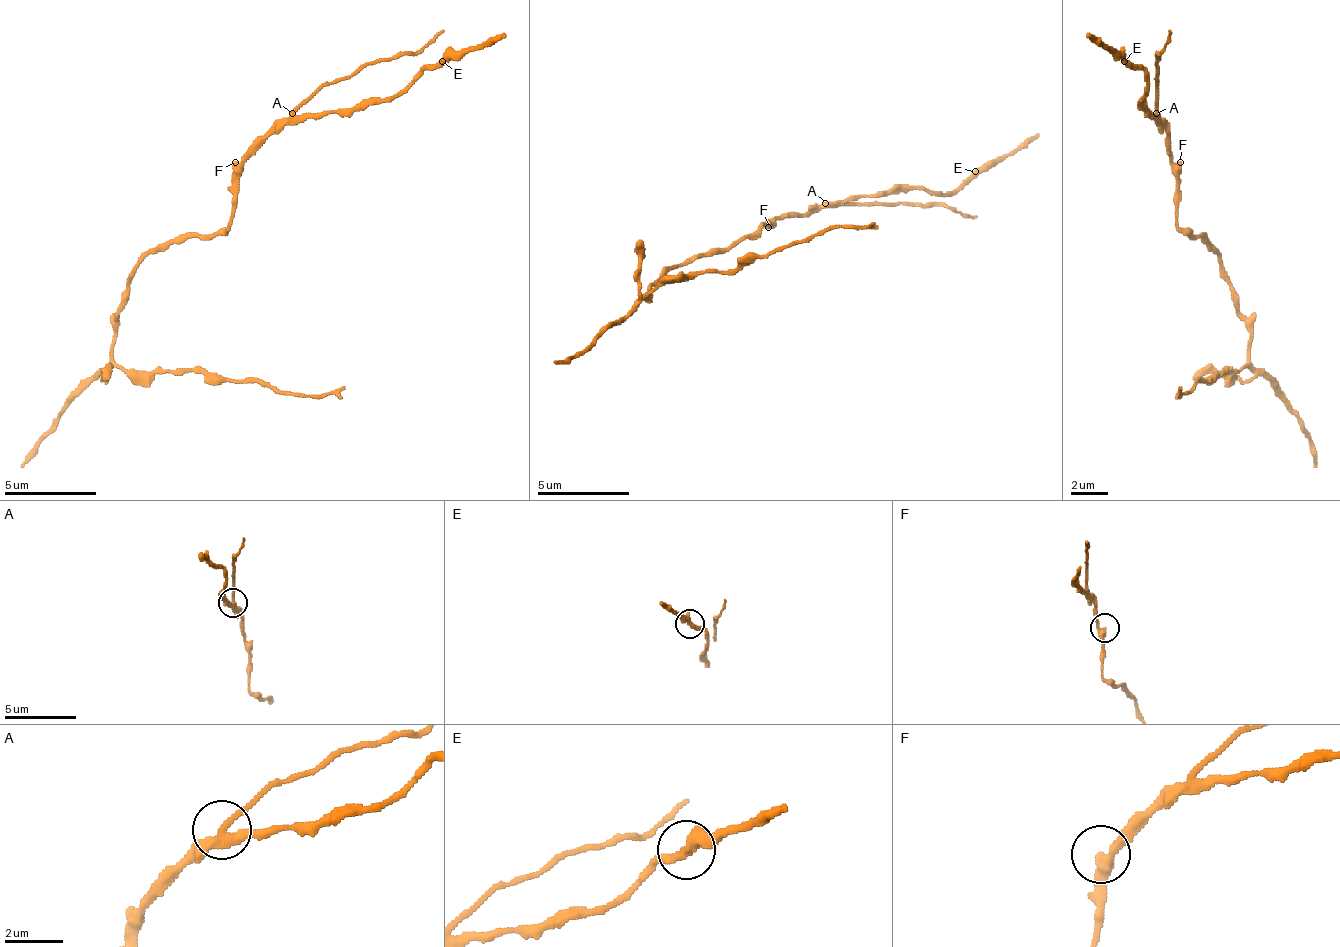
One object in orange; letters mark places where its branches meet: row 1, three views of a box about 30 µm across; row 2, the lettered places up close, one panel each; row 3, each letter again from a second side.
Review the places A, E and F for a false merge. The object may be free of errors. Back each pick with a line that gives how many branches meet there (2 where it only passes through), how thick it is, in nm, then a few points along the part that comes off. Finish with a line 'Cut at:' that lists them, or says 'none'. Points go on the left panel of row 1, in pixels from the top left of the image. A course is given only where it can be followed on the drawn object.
A: 3 branches meet; 280 nm thick; foreign part runs (291, 112), (364, 66), (415, 52), (442, 29)
Cut at: A

